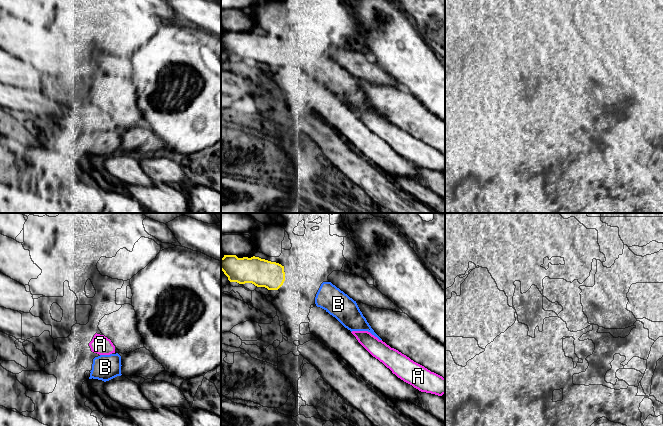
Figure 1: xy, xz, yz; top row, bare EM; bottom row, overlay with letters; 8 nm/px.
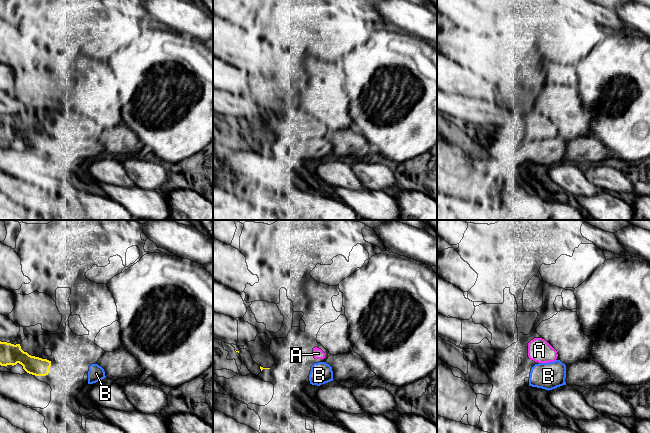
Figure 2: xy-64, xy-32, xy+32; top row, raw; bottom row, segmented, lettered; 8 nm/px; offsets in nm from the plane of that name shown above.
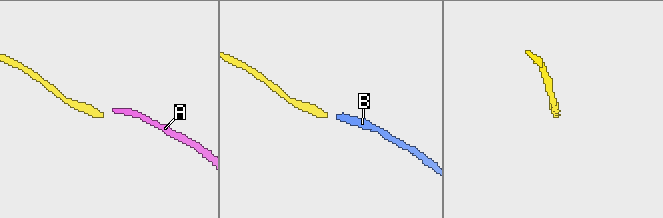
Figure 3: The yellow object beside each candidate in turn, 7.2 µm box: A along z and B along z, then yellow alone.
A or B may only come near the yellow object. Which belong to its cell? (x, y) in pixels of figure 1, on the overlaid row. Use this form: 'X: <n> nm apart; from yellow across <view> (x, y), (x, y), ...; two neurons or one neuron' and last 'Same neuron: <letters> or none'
A: 650 nm apart; from yellow across xz (282, 284), (351, 332); two neurons
B: 280 nm apart; from yellow across xz (284, 280), (316, 294); two neurons
Same neuron: none

